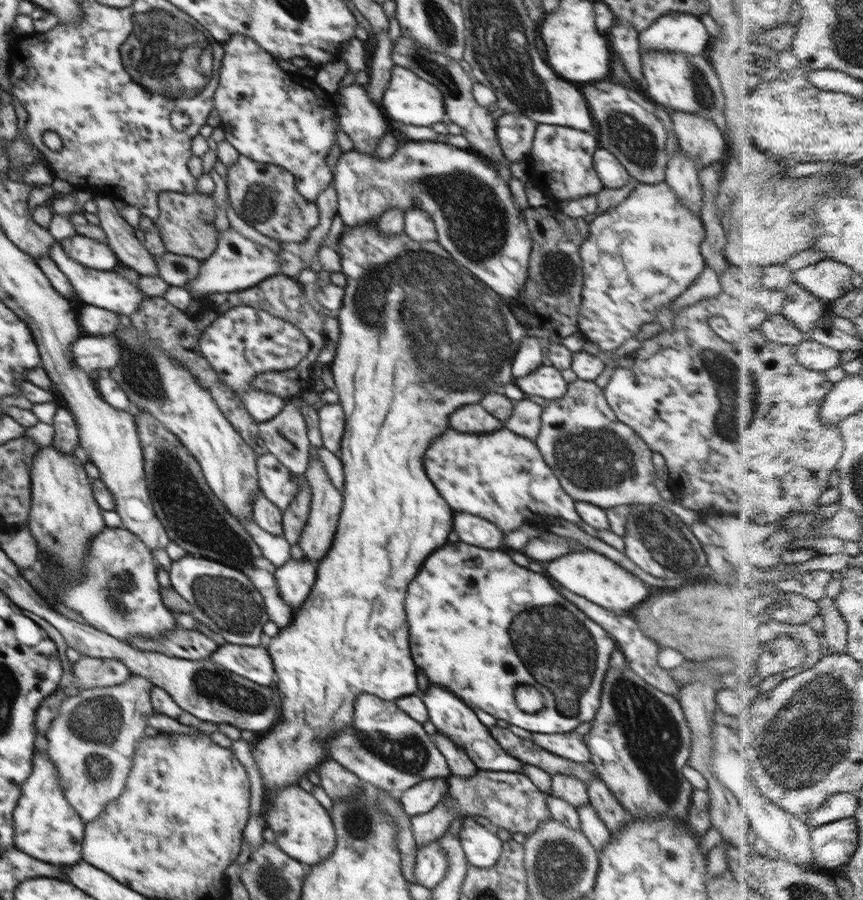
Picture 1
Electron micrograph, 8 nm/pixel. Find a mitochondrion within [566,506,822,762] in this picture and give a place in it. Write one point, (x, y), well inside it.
(667, 542)

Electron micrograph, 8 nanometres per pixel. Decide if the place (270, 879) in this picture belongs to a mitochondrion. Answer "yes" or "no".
yes

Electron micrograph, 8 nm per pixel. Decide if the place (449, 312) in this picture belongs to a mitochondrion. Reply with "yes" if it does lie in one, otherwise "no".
yes

